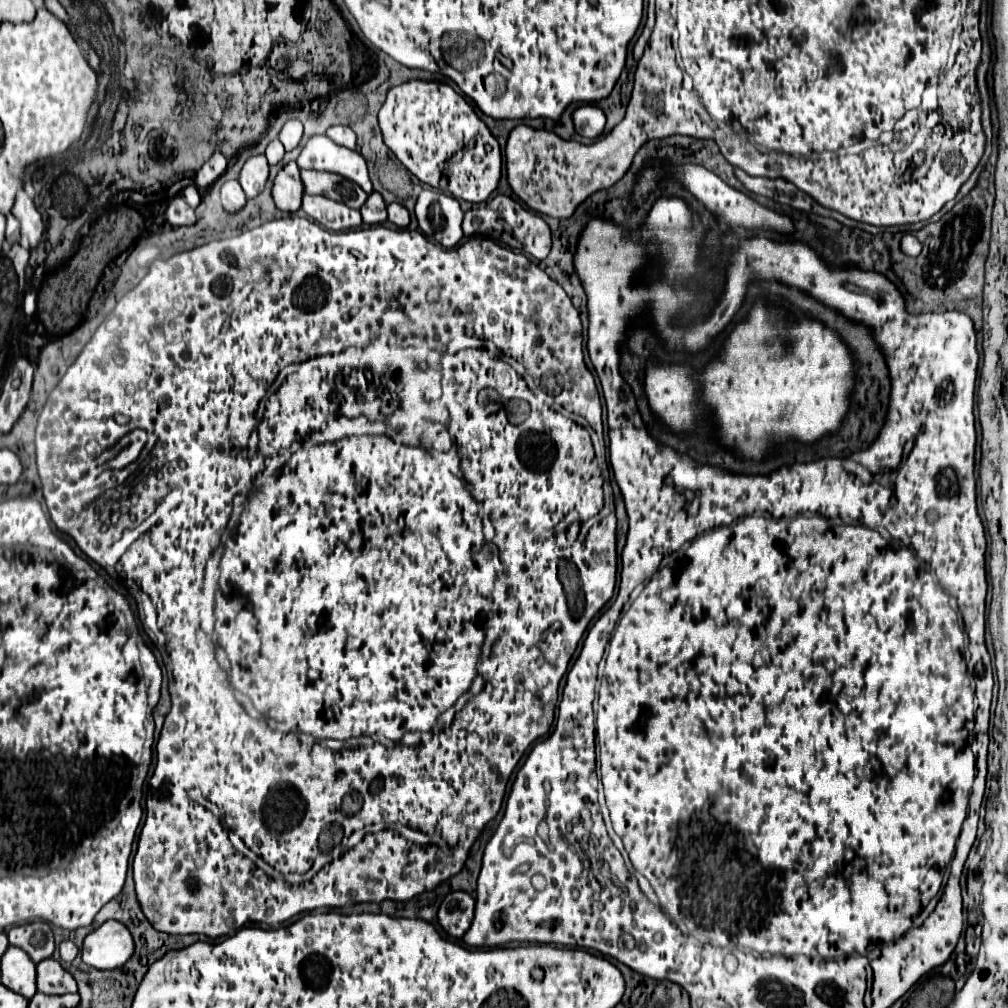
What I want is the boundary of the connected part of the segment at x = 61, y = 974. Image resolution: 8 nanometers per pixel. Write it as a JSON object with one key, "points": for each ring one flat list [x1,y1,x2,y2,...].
{"points":[[47,958,37,964,37,990,49,996,59,996,77,992,77,982,57,960]]}

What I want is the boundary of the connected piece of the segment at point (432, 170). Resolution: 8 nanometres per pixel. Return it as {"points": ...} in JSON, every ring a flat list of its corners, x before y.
{"points":[[411,80,389,90,385,104,379,110,379,126,385,144,393,150,399,162,417,176,423,184,449,192,457,200,471,204,485,204,501,178,501,150,497,138,489,132,487,124,475,114,475,108,457,94,449,84]]}

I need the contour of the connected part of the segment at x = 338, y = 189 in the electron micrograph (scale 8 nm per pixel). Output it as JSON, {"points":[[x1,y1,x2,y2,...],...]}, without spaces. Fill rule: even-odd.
{"points":[[301,170,301,180,305,186,305,192,327,196,327,198,343,202,355,210,359,210,367,200,367,194,355,182,351,182,339,174,333,174,333,172]]}

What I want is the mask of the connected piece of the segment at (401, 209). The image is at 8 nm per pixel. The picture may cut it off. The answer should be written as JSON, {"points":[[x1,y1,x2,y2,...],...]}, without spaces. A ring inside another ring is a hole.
{"points":[[397,202,389,204,387,206,387,214,389,214,389,222,393,222,399,228,407,228,409,222,411,222,409,212,407,212,407,208,403,204,397,204]]}

